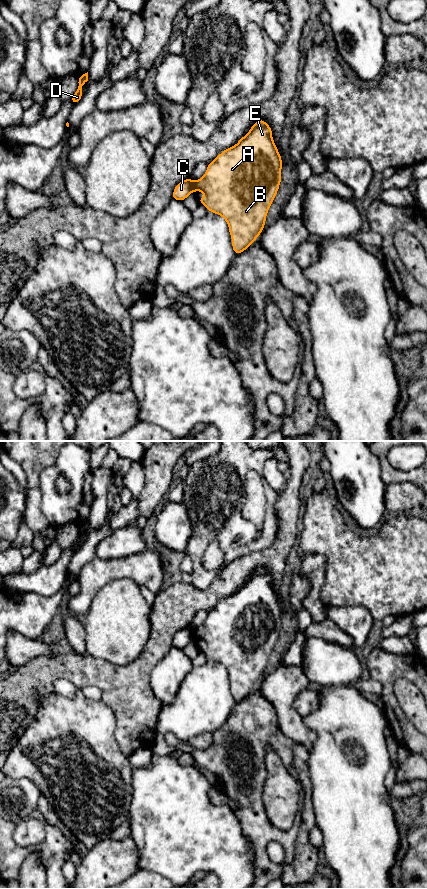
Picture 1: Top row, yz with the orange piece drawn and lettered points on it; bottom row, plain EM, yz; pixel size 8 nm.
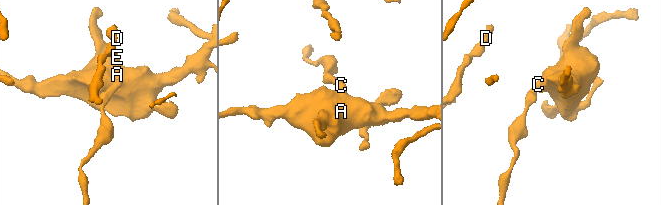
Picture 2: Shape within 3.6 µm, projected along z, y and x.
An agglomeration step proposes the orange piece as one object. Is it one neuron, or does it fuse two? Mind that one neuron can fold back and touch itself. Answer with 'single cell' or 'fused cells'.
fused cells

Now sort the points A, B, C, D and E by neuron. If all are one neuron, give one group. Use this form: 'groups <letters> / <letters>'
groups A B E / C D

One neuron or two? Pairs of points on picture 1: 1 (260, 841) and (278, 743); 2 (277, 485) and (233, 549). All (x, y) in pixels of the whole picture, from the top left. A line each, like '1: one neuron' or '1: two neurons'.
1: one neuron
2: two neurons

